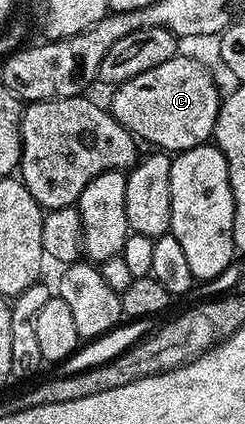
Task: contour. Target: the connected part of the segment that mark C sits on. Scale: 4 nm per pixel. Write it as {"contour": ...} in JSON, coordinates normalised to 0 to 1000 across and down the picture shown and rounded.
{"contour":[[[727,125],[706,137],[665,144],[665,153],[633,153],[633,163],[600,163],[600,172],[567,172],[567,182],[535,182],[535,191],[482,196],[457,208],[461,226],[437,241],[445,269],[522,304],[547,328],[580,340],[612,337],[612,349],[653,351],[673,361],[735,361],[784,347],[824,347],[857,335],[878,304],[878,285],[894,276],[906,217],[886,217],[886,196],[869,177],[804,139]]]}

